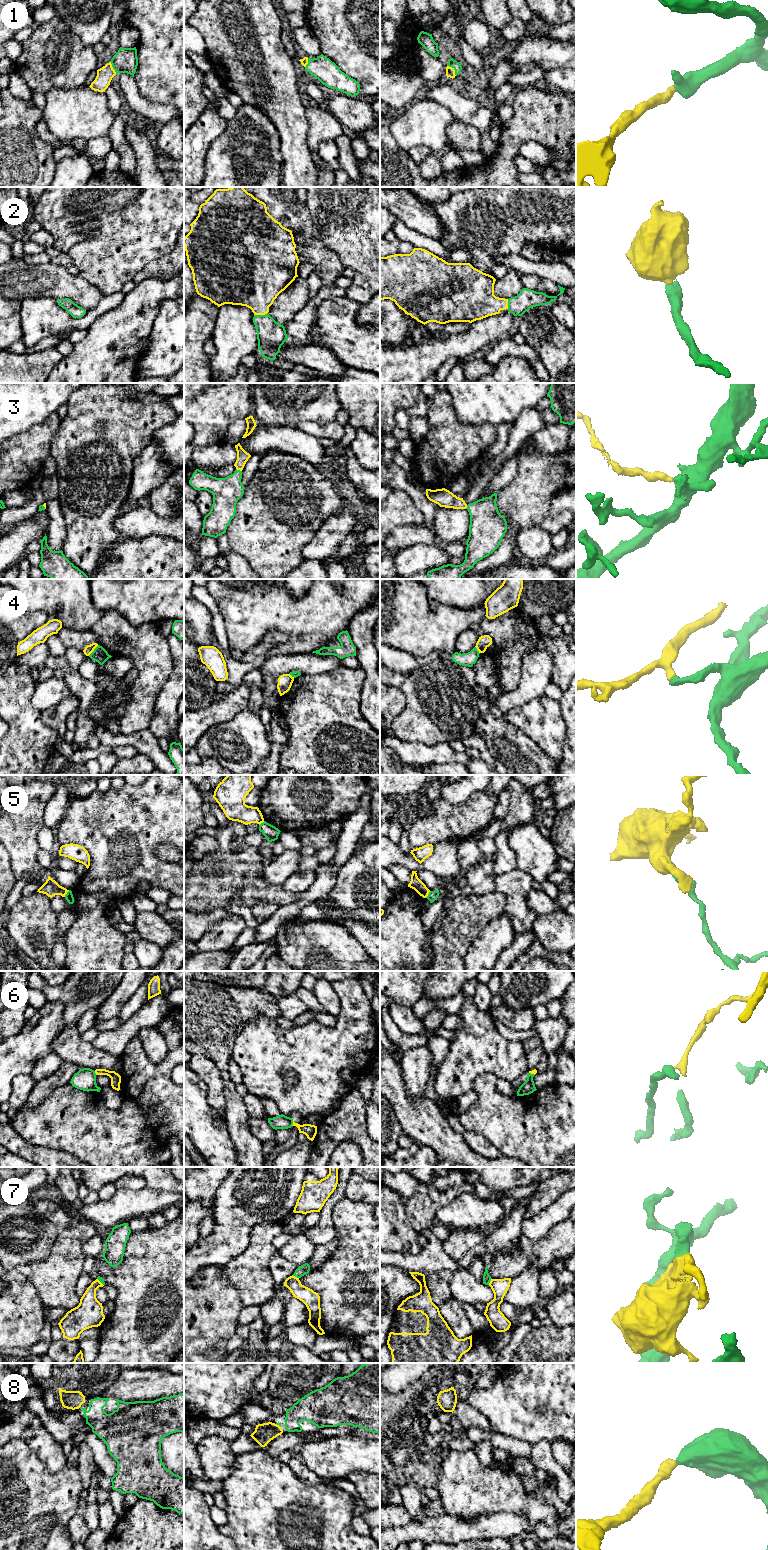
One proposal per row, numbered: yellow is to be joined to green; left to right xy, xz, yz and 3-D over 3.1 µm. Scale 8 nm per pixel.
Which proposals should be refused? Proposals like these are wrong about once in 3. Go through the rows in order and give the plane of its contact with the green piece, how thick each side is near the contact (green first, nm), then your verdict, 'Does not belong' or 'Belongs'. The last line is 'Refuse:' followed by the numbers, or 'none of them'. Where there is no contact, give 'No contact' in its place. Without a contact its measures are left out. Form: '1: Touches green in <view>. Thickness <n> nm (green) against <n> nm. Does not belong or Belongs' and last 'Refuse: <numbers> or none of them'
1: Touches green in yz. Thickness 70 nm (green) against 80 nm. Belongs
2: Touches green in xz. Thickness 240 nm (green) against 380 nm. Belongs
3: Touches green in xz. Thickness 220 nm (green) against 100 nm. Does not belong
4: Touches green in xy. Thickness 120 nm (green) against 70 nm. Does not belong
5: Touches green in xy. Thickness 70 nm (green) against 130 nm. Does not belong
6: Touches green in xz. Thickness 110 nm (green) against 100 nm. Does not belong
7: Touches green in xz. Thickness 80 nm (green) against 140 nm. Does not belong
8: Touches green in xz. Thickness 20 nm (green) against 160 nm. Belongs
Refuse: 3, 4, 5, 6, 7

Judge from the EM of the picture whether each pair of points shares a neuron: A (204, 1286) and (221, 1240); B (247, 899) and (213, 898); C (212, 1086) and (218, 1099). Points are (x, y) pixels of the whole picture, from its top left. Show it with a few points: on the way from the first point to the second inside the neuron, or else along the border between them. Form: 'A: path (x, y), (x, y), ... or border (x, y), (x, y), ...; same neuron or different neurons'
A: border (222, 1265), (202, 1266), (194, 1276); different neurons
B: path (239, 892), (221, 892); same neuron
C: path (214, 1089), (215, 1096); same neuron

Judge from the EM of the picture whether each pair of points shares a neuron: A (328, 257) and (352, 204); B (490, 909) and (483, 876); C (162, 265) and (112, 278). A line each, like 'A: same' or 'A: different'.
A: different
B: different
C: different

